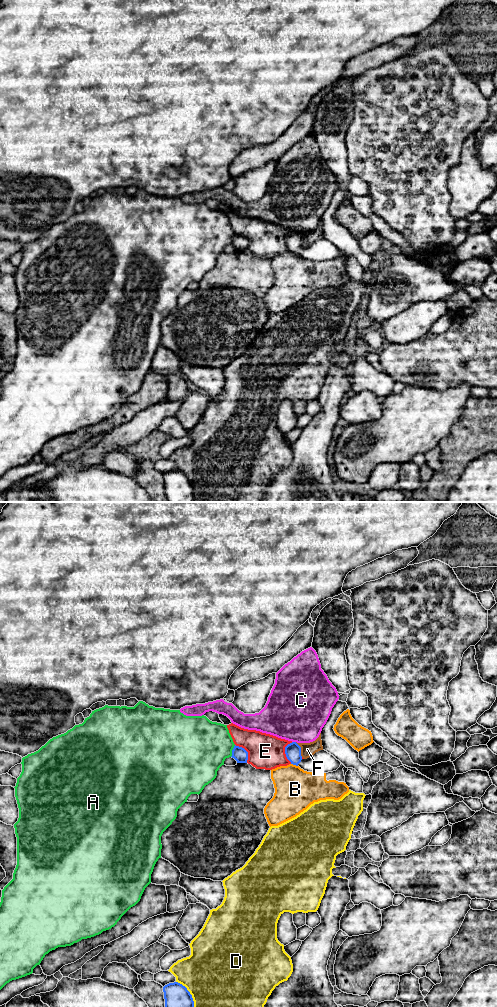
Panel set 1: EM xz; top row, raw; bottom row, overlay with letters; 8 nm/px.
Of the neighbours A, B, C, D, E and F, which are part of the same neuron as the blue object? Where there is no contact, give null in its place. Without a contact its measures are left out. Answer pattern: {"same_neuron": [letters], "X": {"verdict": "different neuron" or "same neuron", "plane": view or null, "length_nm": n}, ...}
{"same_neuron": [], "A": {"verdict": "different neuron", "plane": "xz", "length_nm": 100}, "B": {"verdict": "different neuron", "plane": "xz", "length_nm": 60}, "C": {"verdict": "different neuron", "plane": "xz", "length_nm": 30}, "D": {"verdict": "different neuron", "plane": "xz", "length_nm": 300}, "E": {"verdict": "different neuron", "plane": "xz", "length_nm": 180}, "F": {"verdict": "different neuron", "plane": "xz", "length_nm": 130}}

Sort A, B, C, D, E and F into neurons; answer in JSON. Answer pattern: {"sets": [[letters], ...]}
{"sets": [["A"], ["B"], ["C"], ["D"], ["E", "F"]]}

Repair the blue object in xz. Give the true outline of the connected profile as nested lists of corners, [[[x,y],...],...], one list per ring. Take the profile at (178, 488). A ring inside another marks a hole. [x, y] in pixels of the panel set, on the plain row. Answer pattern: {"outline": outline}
{"outline": [[[169,471],[163,475],[163,480],[168,502],[194,502],[194,489],[185,474]]]}

